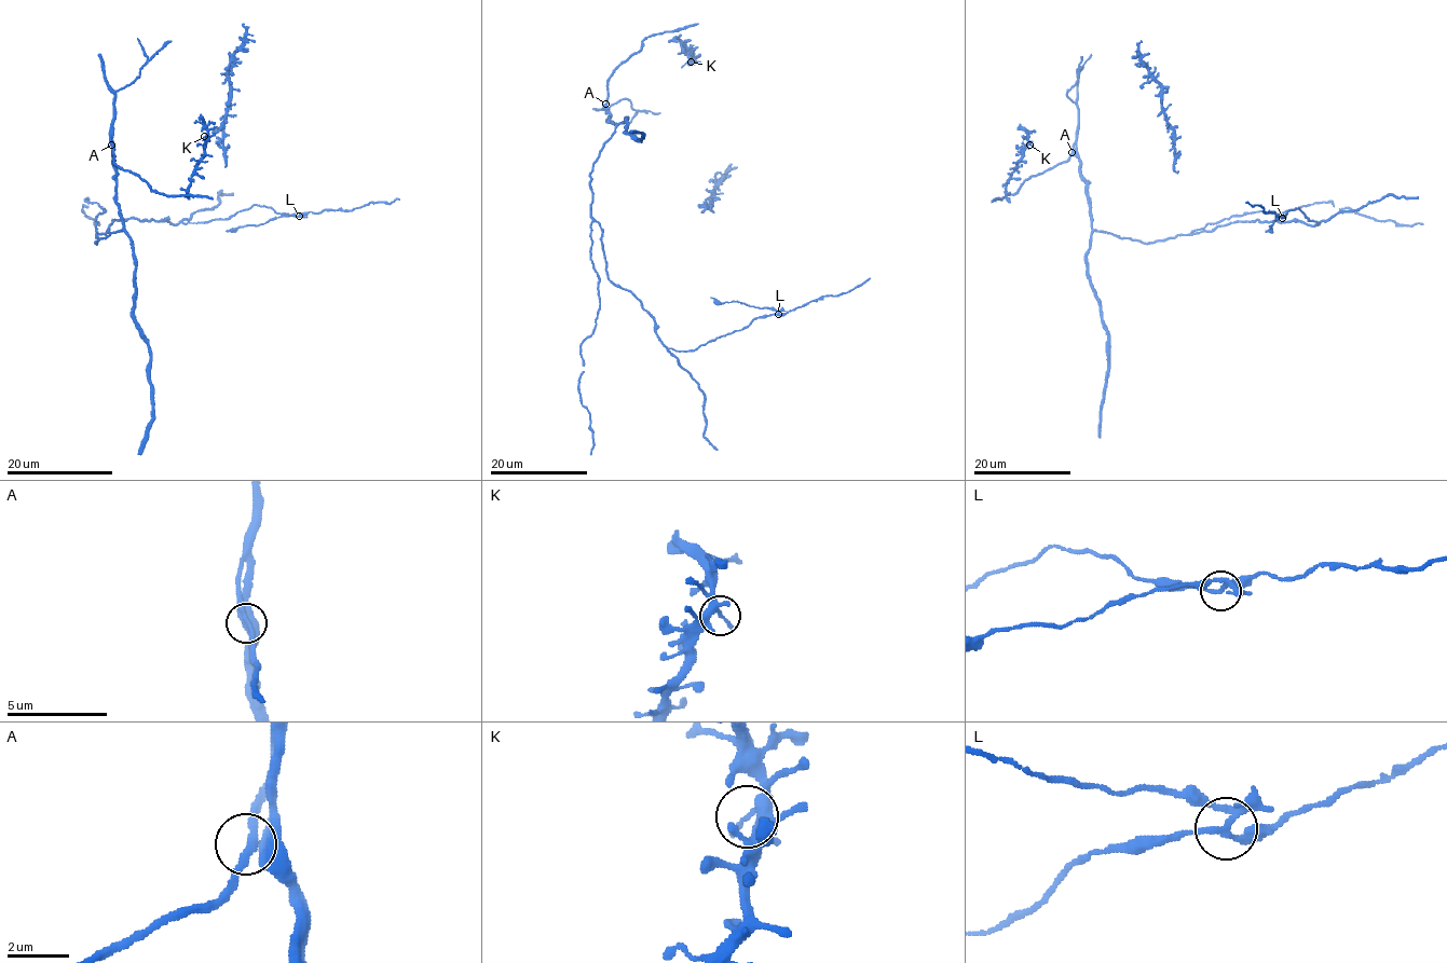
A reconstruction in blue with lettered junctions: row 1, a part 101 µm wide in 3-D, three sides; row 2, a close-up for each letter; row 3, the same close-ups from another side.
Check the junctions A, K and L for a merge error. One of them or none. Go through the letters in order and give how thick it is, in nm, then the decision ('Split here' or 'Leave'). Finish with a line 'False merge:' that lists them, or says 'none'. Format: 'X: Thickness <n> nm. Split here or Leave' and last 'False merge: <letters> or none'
A: Thickness 320 nm. Leave
K: Thickness 240 nm. Leave
L: Thickness 200 nm. Split here
False merge: L

